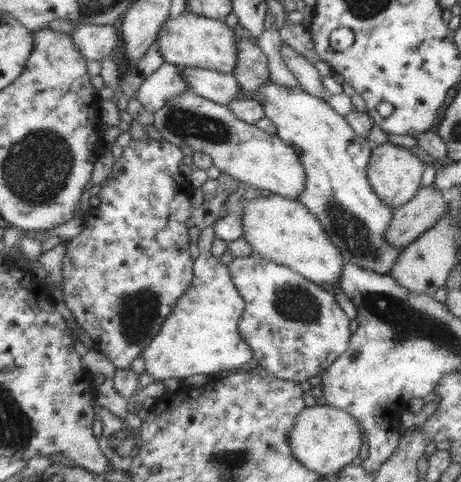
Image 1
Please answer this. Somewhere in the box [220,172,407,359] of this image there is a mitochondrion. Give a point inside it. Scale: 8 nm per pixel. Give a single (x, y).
(350, 230)

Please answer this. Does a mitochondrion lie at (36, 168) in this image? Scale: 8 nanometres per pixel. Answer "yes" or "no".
yes

